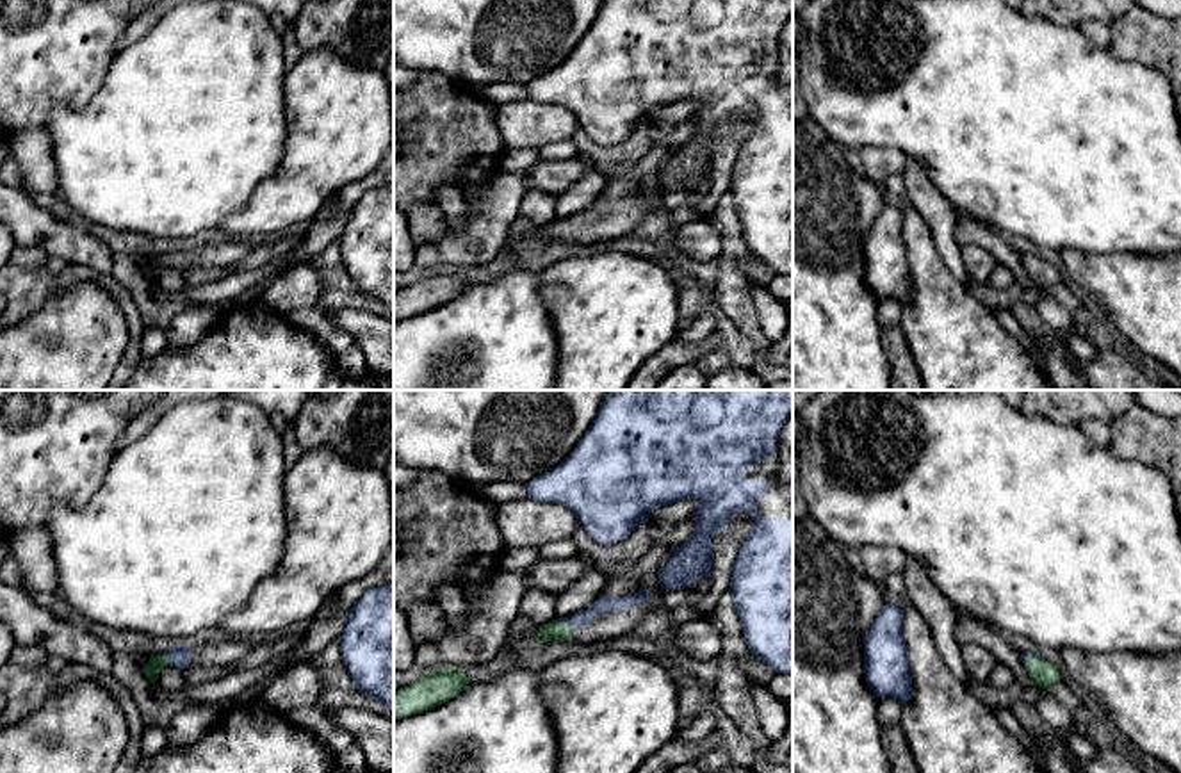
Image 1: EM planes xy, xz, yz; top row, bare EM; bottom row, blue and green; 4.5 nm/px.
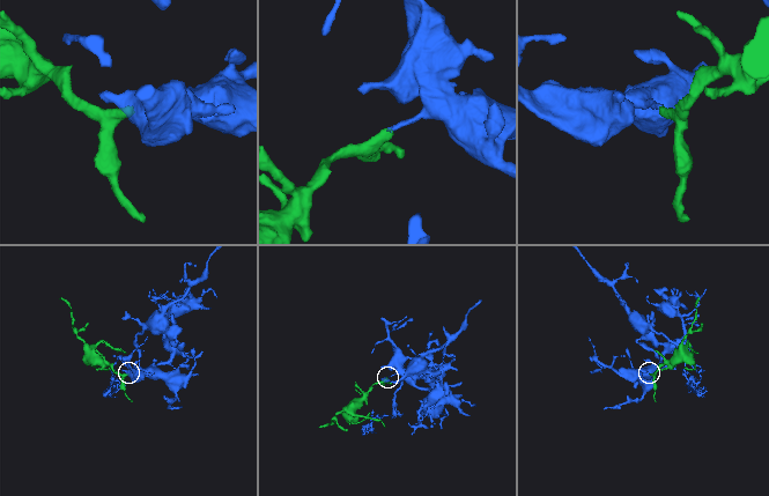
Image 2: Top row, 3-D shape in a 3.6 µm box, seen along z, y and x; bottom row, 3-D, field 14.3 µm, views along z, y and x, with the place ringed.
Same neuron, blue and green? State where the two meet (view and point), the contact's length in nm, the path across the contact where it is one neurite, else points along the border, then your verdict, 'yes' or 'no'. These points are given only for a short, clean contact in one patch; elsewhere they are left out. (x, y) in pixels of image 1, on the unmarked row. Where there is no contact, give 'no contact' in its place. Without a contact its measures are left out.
contact xz (565, 221); length 100 nm; way xz (604, 205), (579, 221), (565, 221), (554, 230); yes

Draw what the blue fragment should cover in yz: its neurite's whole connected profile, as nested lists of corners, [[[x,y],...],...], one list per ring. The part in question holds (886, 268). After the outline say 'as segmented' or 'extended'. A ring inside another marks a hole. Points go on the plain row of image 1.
[[[885,205],[864,237],[864,274],[876,299],[891,297],[905,306],[912,280],[901,226],[903,210]]]; as segmented

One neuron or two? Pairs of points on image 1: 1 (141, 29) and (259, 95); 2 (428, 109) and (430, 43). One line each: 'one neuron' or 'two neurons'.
1: two neurons
2: two neurons

